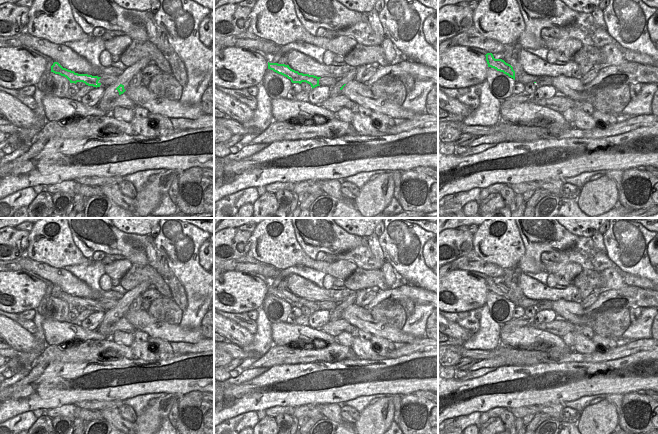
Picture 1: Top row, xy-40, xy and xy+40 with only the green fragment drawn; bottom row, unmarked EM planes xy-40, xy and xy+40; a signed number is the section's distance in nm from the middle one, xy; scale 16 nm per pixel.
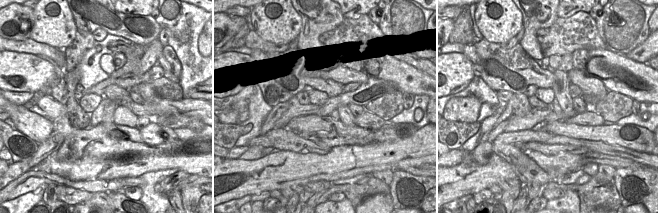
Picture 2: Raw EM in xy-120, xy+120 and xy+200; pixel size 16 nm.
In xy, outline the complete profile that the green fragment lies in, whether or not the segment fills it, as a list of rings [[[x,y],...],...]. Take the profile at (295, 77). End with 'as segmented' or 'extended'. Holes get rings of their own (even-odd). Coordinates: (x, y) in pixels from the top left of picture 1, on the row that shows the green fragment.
[[[268,62],[268,69],[287,77],[292,83],[301,84],[302,82],[306,82],[311,85],[312,89],[320,86],[319,79],[321,77],[299,73],[298,71],[291,69],[289,65]]]; as segmented

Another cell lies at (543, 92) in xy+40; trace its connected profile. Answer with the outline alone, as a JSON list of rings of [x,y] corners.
[[[540,86],[536,89],[533,94],[533,100],[551,99],[557,94],[555,87],[551,86]]]

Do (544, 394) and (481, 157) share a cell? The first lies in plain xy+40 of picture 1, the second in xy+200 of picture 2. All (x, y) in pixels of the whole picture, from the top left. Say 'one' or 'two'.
two

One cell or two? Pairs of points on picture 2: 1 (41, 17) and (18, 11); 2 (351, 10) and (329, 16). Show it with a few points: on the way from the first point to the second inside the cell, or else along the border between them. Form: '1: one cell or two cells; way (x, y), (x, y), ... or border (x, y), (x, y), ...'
1: two cells; border (32, 10), (33, 19)
2: two cells; border (340, 10), (344, 17)

